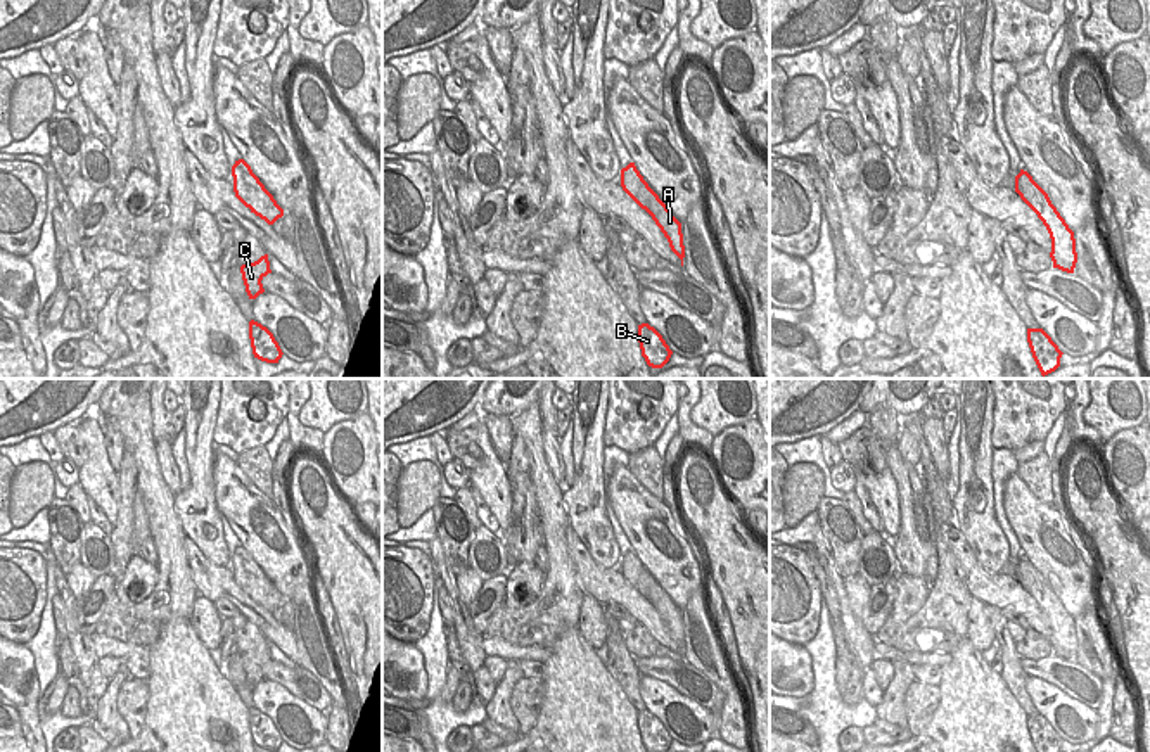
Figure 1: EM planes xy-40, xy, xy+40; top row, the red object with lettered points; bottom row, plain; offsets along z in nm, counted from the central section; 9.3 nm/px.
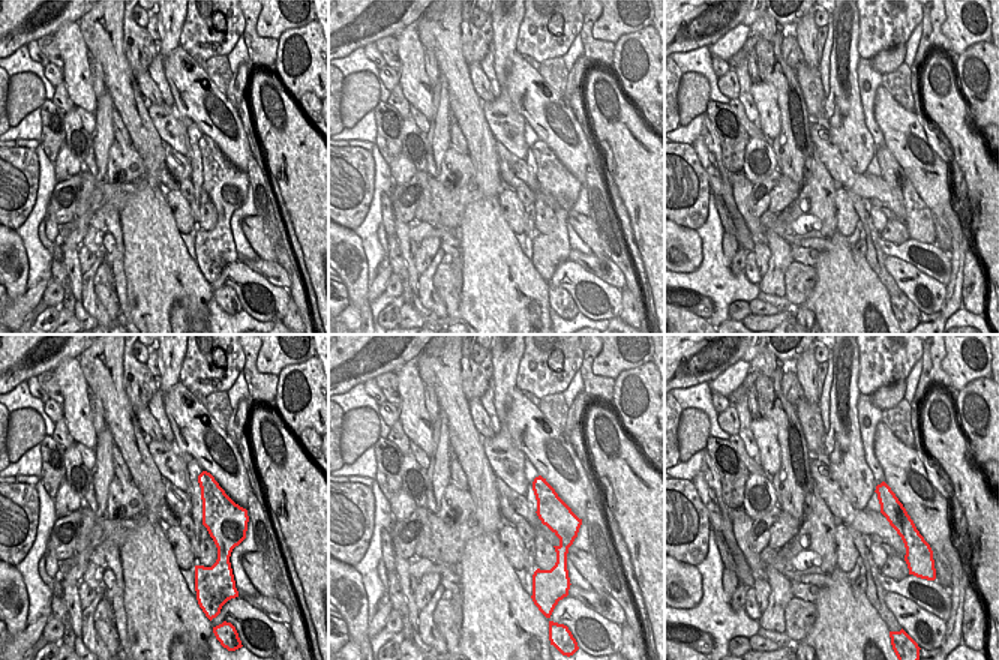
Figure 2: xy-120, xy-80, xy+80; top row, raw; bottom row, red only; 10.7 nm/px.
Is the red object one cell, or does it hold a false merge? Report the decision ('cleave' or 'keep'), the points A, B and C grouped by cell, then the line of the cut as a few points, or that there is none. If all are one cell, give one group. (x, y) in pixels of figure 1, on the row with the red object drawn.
cleave | A / B C | xy (647, 184), (638, 191), (638, 204)

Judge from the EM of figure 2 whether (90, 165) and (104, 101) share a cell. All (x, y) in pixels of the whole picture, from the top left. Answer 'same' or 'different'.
same

